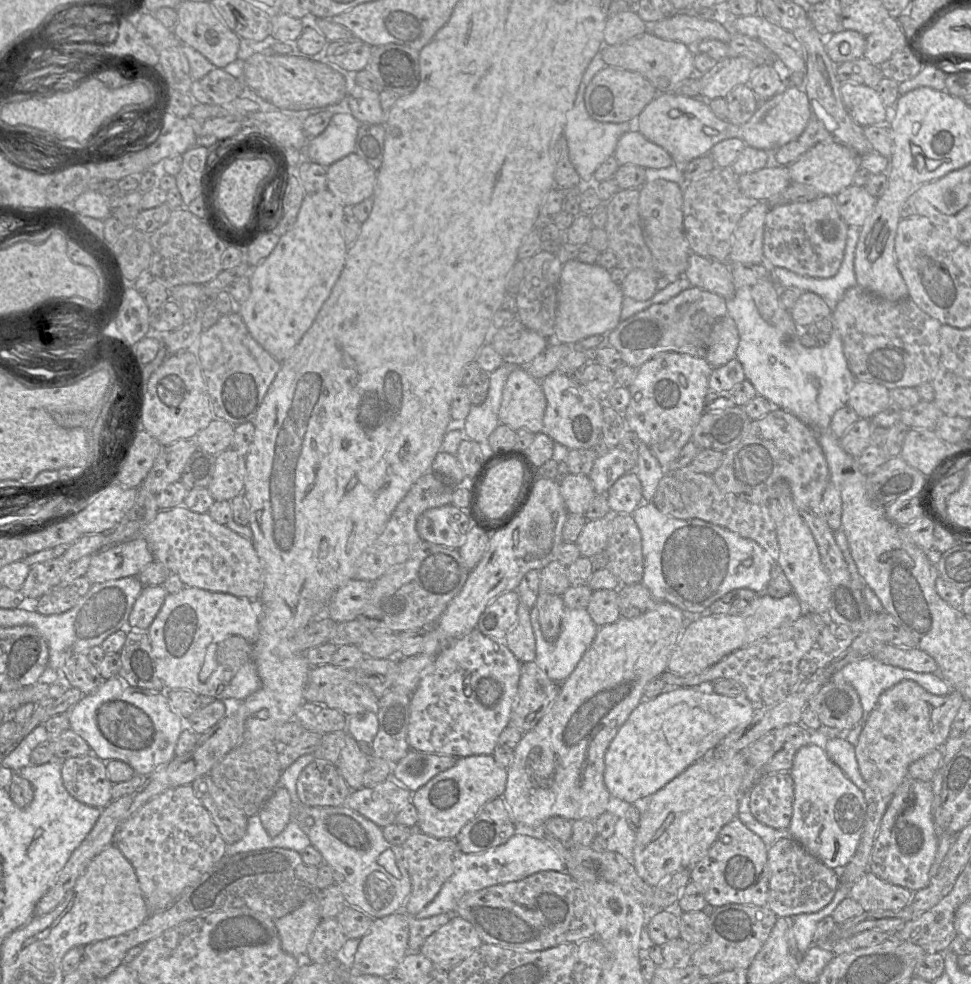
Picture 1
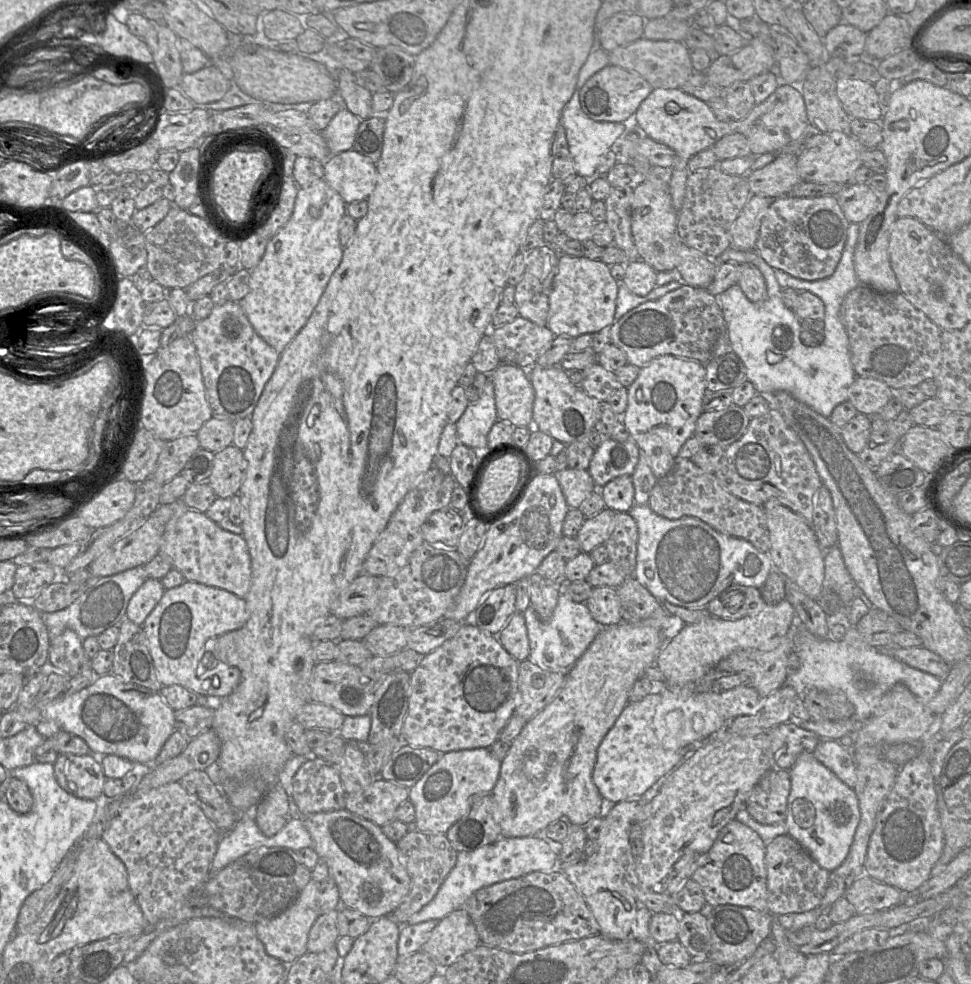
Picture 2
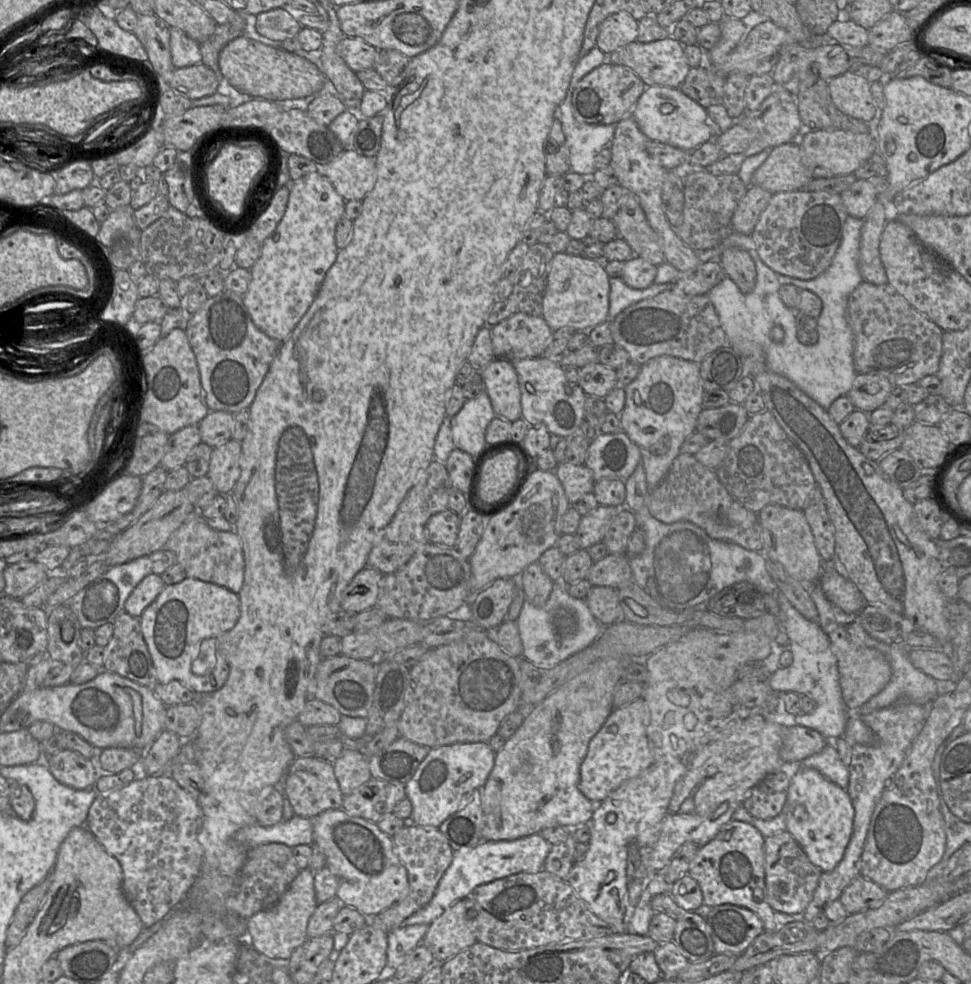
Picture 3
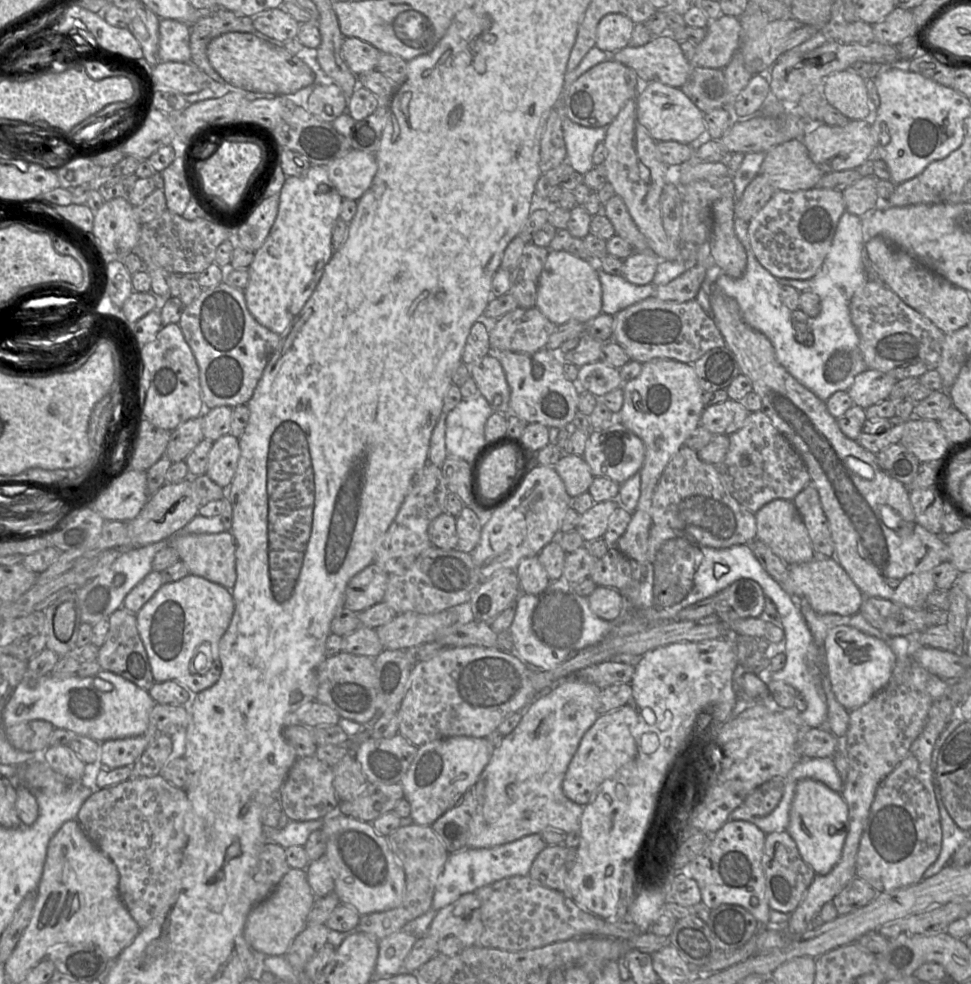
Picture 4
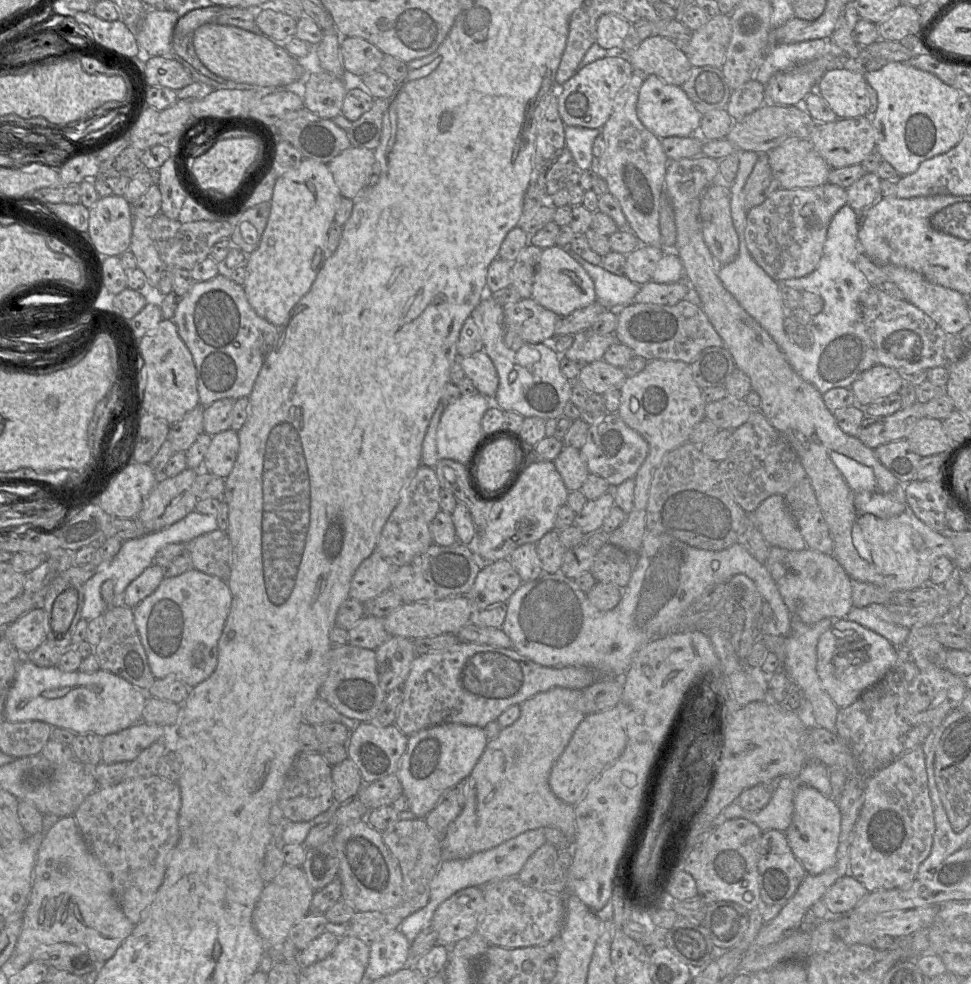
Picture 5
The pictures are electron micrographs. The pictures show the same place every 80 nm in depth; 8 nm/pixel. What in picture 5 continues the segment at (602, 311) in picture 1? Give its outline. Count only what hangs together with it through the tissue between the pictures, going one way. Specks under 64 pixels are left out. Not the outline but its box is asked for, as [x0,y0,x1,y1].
[532,245,597,317]

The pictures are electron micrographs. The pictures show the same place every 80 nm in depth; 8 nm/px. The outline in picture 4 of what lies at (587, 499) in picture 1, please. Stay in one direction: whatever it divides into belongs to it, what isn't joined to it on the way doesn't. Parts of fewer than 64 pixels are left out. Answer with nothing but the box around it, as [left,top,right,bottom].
[554,453,594,497]

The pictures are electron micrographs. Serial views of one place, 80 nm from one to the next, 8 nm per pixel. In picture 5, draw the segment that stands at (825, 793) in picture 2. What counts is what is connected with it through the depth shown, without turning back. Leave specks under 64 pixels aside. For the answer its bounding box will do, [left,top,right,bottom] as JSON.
[784,786,841,875]

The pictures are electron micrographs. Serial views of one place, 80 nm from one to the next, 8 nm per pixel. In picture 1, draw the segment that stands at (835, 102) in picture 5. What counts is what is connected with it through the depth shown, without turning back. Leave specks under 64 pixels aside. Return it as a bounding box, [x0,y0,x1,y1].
[841,83,886,126]

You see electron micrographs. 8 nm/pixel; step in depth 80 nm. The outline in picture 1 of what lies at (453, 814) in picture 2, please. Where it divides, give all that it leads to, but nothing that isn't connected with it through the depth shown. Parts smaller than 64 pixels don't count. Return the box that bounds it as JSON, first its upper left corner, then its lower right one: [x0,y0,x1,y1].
[411,755,507,839]

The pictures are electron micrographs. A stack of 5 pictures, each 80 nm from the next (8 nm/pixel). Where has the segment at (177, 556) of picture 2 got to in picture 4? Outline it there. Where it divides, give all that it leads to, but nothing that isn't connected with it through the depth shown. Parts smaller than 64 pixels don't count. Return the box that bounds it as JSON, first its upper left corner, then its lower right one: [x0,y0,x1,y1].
[169,531,236,590]

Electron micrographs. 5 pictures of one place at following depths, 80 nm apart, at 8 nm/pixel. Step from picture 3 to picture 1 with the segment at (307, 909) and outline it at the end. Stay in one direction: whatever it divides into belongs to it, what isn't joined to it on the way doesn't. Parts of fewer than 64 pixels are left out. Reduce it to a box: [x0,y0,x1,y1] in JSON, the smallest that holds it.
[275,895,321,959]

